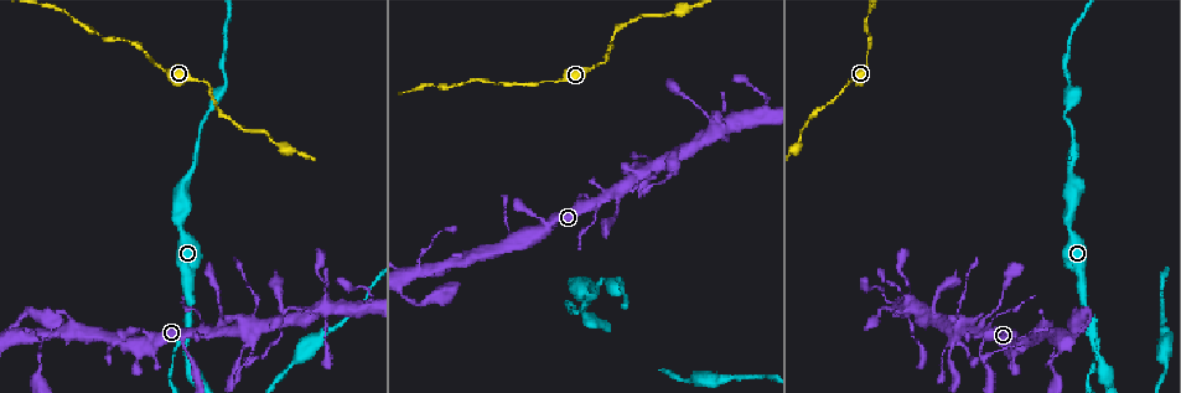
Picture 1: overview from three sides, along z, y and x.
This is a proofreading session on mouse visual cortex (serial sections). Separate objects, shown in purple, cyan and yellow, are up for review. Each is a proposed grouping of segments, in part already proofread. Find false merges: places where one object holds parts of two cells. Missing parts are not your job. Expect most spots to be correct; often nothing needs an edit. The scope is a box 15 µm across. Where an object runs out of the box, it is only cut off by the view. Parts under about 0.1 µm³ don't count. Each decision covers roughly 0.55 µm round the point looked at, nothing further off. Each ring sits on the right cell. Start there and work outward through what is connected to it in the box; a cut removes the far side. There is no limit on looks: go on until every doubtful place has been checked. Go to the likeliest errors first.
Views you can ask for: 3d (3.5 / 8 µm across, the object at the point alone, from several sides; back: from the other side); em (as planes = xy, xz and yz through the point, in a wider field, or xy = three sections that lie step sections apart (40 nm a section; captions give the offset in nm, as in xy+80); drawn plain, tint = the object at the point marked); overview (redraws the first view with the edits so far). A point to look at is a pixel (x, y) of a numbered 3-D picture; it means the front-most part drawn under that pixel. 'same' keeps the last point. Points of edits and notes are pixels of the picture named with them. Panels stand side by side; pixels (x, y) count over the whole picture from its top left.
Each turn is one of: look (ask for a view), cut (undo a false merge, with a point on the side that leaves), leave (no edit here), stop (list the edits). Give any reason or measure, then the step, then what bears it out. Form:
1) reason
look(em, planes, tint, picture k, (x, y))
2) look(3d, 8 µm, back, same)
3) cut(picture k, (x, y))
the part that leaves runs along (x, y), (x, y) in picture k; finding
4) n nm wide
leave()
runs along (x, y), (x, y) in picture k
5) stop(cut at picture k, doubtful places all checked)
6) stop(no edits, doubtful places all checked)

two arms in line, one across
look(3d, 8 µm, picture 1, (1093, 332))

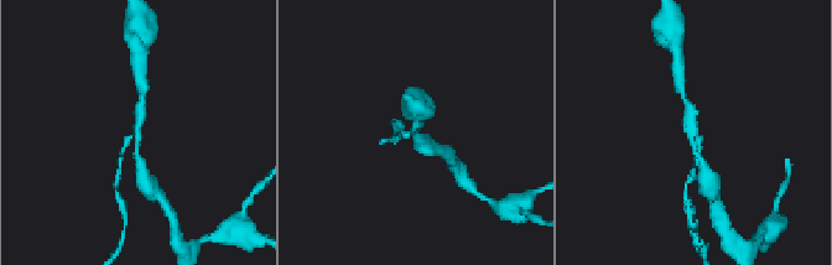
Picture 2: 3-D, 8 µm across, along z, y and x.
3 arms; arms of 200, 200, 200 nm
look(em, xy, step 3, tint, picture 2, (137, 124))

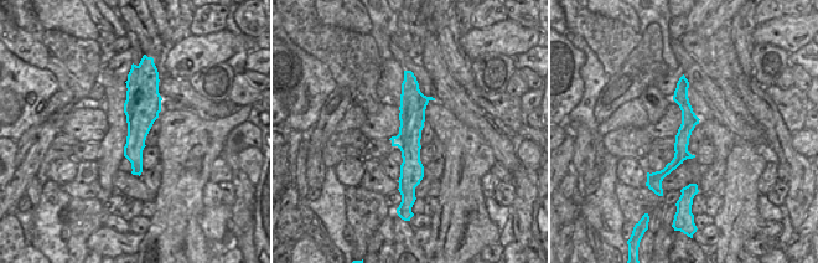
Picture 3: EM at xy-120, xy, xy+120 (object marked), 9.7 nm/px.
cut(picture 2, (396, 135))
a second cell is stuck on

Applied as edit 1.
three-way junction
look(3d, 3.5 µm, picture 1, (980, 333))

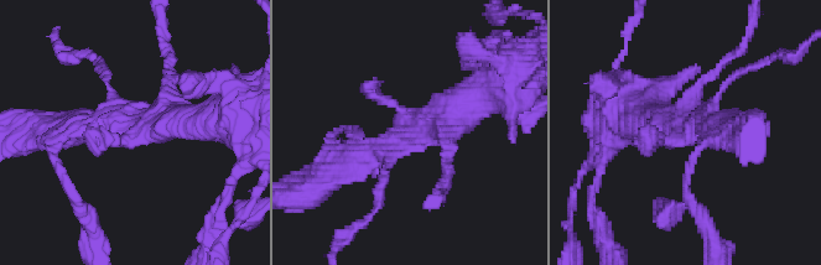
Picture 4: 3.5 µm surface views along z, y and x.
shape alone is not enough
look(em, xy, step 5, tint, picture 4, (424, 124))

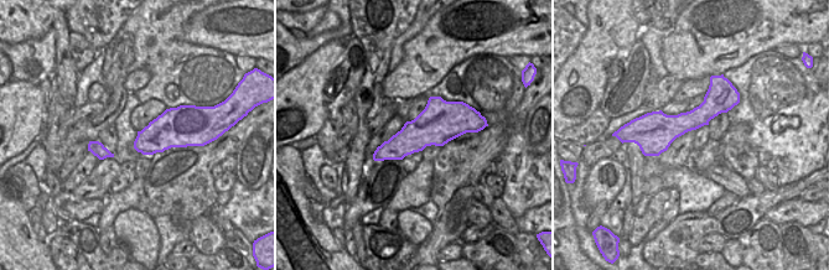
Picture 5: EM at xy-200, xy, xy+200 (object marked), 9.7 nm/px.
leave()
runs along (348, 160), (401, 141), (493, 81) in picture 4; one cell here

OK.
small branch off a trunk
look(3d, 8 µm, picture 1, (910, 310))

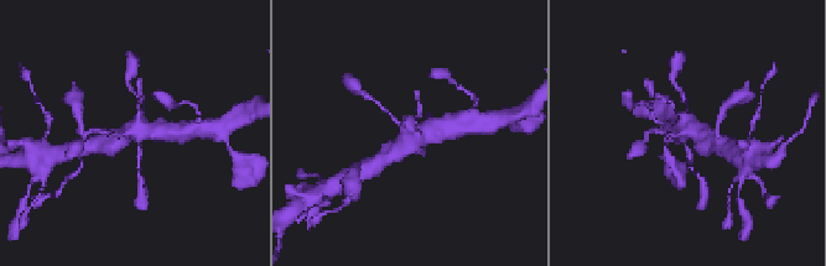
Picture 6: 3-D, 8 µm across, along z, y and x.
look(3d, 3.5 µm, picture 6, (128, 131))

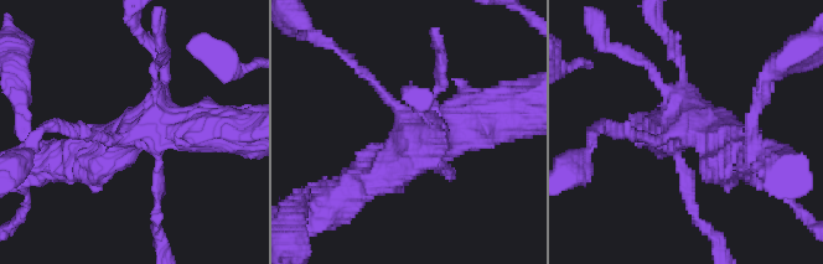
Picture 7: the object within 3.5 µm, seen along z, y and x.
look(em, xy, step 3, tint, picture 7, (410, 124))

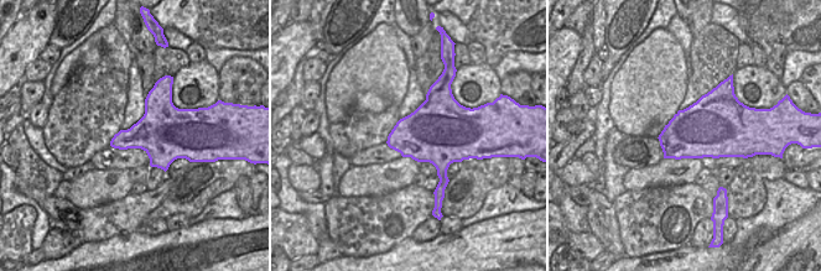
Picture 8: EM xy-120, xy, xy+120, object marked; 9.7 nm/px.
600 nm wide
leave()
runs along (377, 175), (445, 128), (514, 108) in picture 7; all the same cell

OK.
stop(cut at picture 2, doubtful places all checked)

